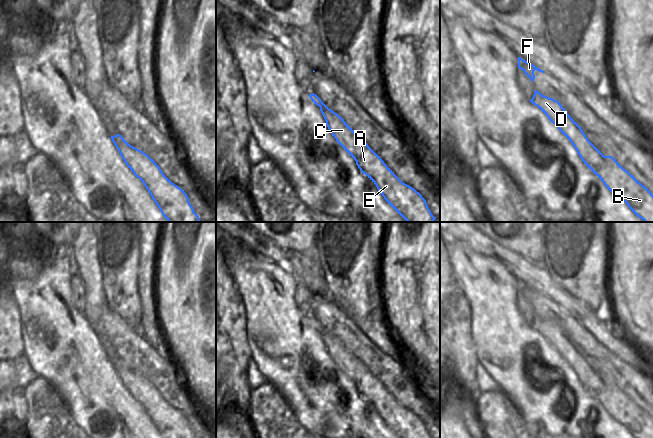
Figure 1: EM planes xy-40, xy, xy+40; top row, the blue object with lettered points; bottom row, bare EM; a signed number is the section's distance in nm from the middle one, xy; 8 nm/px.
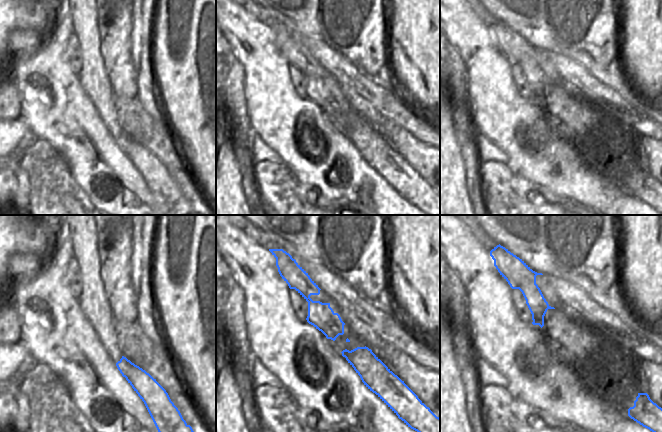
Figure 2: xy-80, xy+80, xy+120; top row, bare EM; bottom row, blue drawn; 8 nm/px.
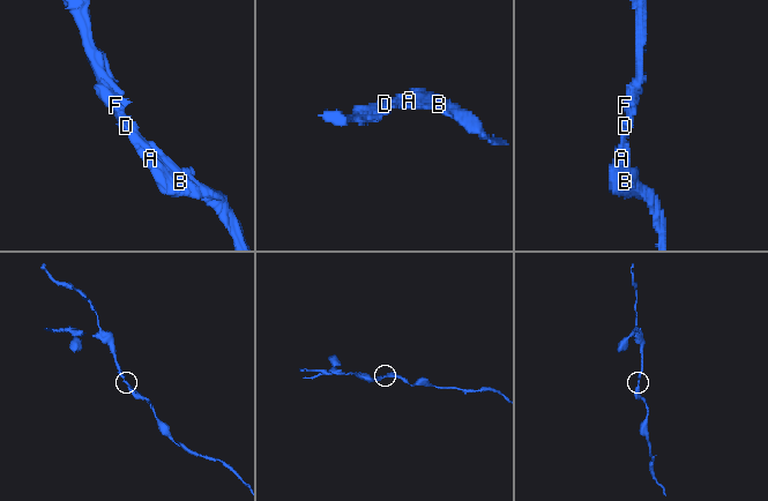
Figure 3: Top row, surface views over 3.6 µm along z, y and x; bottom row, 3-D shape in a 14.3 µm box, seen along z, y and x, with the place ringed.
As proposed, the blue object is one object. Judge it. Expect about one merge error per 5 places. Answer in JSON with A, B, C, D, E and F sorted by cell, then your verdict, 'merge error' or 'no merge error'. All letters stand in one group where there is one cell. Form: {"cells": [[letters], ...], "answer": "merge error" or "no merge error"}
{"cells": [["A", "B", "C", "D", "E", "F"]], "answer": "no merge error"}

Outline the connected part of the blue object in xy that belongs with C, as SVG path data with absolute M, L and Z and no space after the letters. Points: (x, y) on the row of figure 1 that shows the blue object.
M309 94L326 121L338 144L356 161L360 171L377 187L386 202L407 222L433 222L426 200L411 186L403 183L337 113L329 109L316 94Z

